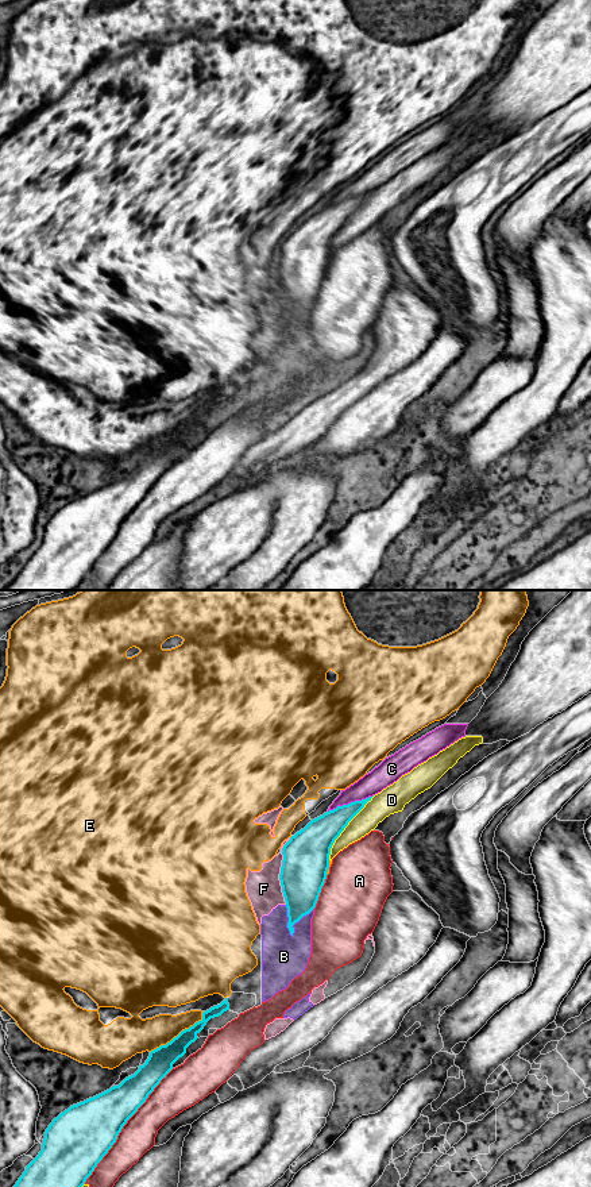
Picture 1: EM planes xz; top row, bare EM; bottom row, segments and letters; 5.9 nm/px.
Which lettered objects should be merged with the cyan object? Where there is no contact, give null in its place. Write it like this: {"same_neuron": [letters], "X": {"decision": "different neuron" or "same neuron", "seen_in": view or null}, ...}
{"same_neuron": [], "A": {"decision": "different neuron", "seen_in": "xz"}, "B": {"decision": "different neuron", "seen_in": "xz"}, "C": {"decision": "different neuron", "seen_in": "xz"}, "D": {"decision": "different neuron", "seen_in": "xz"}, "E": {"decision": "different neuron", "seen_in": "xz"}, "F": {"decision": "different neuron", "seen_in": "xz"}}

